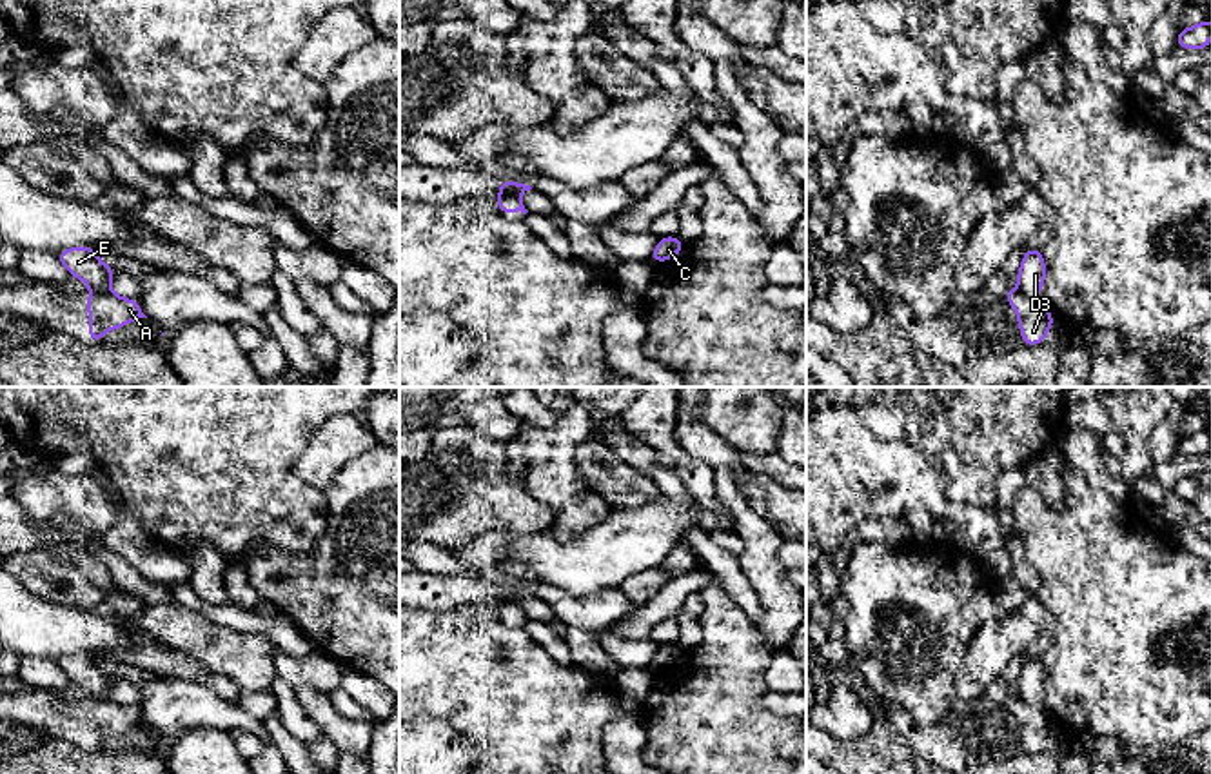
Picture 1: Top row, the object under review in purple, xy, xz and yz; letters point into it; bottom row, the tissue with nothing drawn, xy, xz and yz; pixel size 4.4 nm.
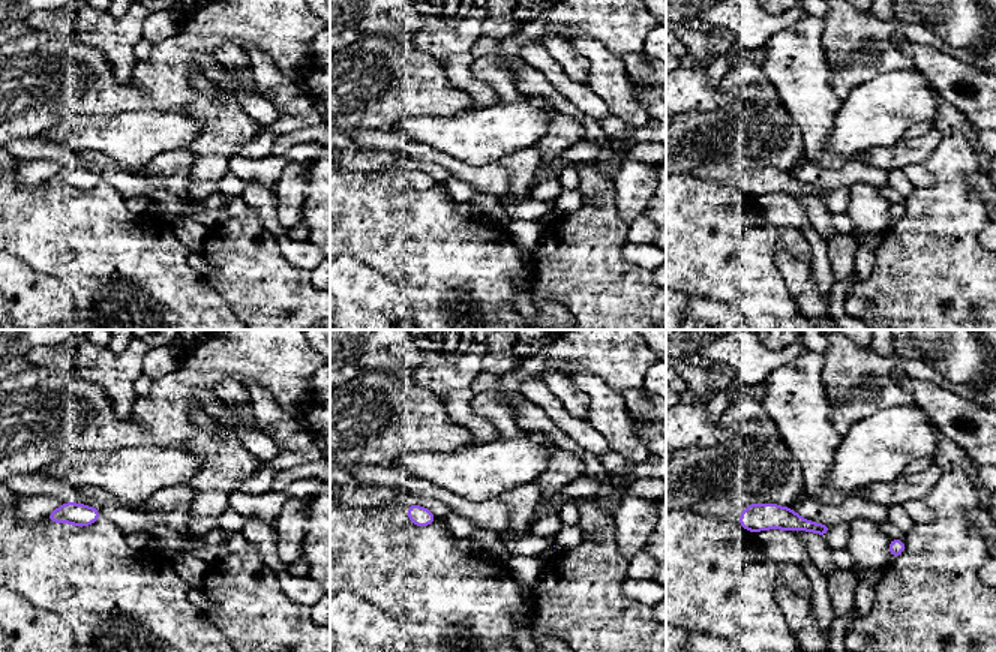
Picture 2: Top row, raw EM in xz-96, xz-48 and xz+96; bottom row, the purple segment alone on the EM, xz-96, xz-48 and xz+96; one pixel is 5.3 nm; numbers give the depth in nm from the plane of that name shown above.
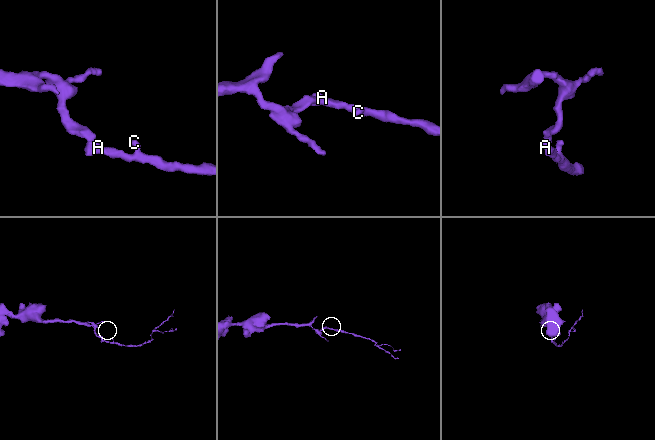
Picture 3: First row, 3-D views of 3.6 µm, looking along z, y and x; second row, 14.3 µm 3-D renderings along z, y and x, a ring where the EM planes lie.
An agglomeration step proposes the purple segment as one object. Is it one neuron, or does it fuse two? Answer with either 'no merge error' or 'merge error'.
merge error

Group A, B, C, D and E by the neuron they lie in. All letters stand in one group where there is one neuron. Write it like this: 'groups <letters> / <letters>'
groups A B C / D E

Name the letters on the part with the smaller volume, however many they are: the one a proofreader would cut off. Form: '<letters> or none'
A, B, C

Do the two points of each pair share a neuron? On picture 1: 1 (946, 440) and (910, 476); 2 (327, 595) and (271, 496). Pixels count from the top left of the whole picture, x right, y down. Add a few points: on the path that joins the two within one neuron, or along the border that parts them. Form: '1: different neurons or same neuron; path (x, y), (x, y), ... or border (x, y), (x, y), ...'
1: different neurons; border (888, 438), (914, 446), (941, 473), (946, 496)
2: different neurons; border (327, 515), (324, 533), (307, 551), (262, 544)

